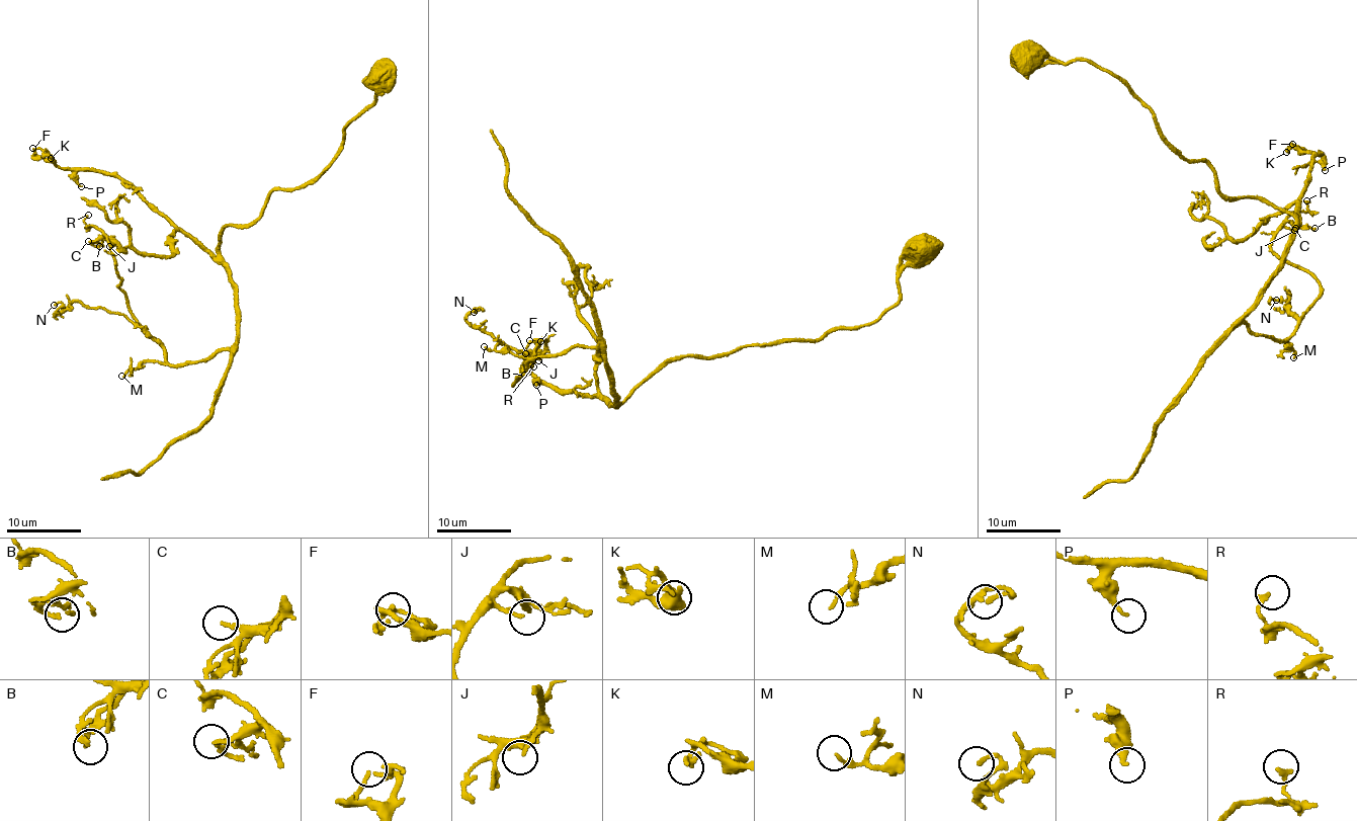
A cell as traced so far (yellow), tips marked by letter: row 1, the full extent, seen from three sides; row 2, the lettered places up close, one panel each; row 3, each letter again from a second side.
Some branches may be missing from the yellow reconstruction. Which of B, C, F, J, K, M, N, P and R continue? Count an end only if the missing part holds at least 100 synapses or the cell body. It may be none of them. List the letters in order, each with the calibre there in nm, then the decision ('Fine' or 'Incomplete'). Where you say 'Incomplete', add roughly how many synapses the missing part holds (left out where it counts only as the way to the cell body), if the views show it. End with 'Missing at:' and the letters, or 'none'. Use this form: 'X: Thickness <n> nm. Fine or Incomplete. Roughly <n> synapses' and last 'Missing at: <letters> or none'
B: Thickness 200 nm. Fine
C: Thickness 140 nm. Fine
F: Thickness 140 nm. Fine
J: Thickness 160 nm. Fine
K: Thickness 180 nm. Fine
M: Thickness 140 nm. Fine
N: Thickness 180 nm. Fine
P: Thickness 200 nm. Fine
R: Thickness 190 nm. Fine
Missing at: none

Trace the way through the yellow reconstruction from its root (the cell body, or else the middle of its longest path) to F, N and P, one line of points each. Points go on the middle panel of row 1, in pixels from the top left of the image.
F: (921, 251), (900, 273), (900, 300), (872, 322), (815, 340), (665, 360), (616, 406), (540, 382), (529, 340)
N: (921, 251), (872, 322), (665, 360), (619, 406), (599, 349), (528, 372), (474, 312)
P: (921, 251), (900, 273), (900, 300), (868, 323), (815, 340), (665, 360), (616, 406), (536, 385)

